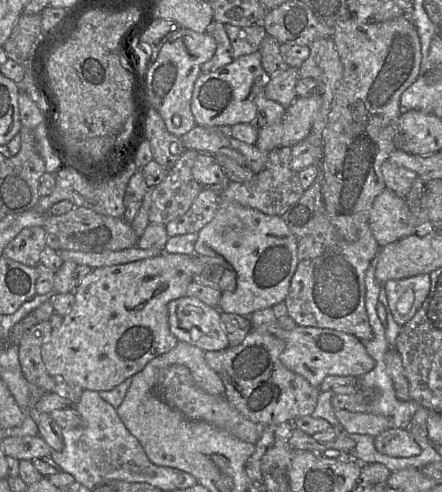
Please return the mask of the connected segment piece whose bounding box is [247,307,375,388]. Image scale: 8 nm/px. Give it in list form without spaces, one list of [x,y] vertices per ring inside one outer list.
[[[272,307],[257,310],[249,317],[252,329],[271,334],[285,344],[279,359],[292,372],[303,376],[312,386],[319,388],[323,379],[330,375],[361,377],[375,366],[374,359],[367,353],[361,340],[354,335],[335,329],[305,327],[297,325],[292,330],[285,330],[275,317]]]

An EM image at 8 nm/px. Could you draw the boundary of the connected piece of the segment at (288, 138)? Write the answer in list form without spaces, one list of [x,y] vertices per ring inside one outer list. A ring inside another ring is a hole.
[[[322,95],[308,98],[297,97],[286,108],[279,121],[272,125],[259,127],[255,145],[261,151],[268,153],[276,148],[292,147],[305,140],[310,133],[314,117],[322,102]]]

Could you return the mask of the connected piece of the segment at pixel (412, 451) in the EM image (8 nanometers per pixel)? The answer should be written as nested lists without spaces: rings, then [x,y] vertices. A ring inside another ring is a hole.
[[[390,428],[376,437],[374,445],[378,452],[391,457],[411,457],[421,453],[421,447],[408,429]]]

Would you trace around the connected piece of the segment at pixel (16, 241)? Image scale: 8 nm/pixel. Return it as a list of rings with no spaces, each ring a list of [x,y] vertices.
[[[32,226],[22,229],[3,250],[3,256],[29,267],[40,263],[40,256],[46,246],[46,231]]]

